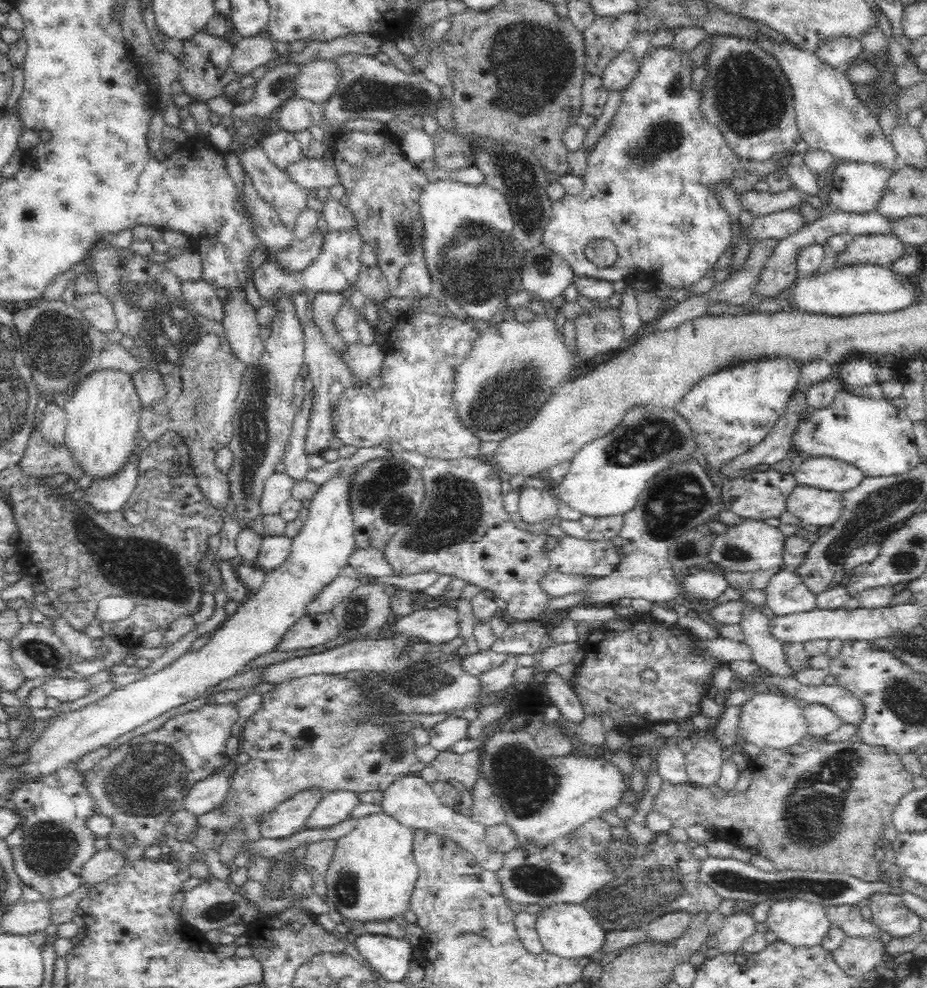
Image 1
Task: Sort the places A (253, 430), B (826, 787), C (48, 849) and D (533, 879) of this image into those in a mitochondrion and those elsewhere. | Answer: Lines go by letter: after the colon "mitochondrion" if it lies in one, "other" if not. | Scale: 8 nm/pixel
A: mitochondrion
B: mitochondrion
C: mitochondrion
D: mitochondrion

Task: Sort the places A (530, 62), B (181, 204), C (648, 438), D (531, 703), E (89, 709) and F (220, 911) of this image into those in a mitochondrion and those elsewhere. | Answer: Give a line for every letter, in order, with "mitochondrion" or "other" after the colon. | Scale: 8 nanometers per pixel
A: mitochondrion
B: mitochondrion
C: mitochondrion
D: other
E: other
F: other

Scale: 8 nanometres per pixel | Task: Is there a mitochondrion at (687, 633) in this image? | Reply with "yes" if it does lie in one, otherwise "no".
no

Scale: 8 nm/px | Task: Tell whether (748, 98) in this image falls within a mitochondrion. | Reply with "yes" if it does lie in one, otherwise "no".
yes

